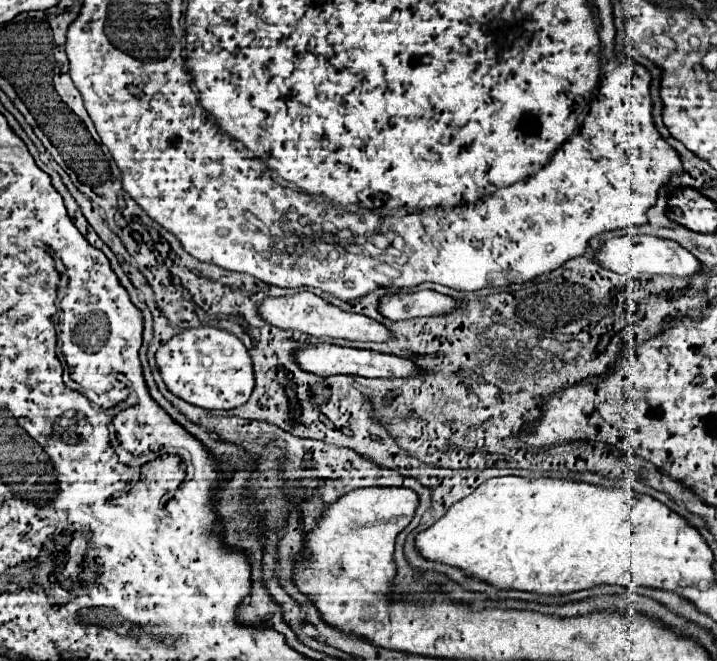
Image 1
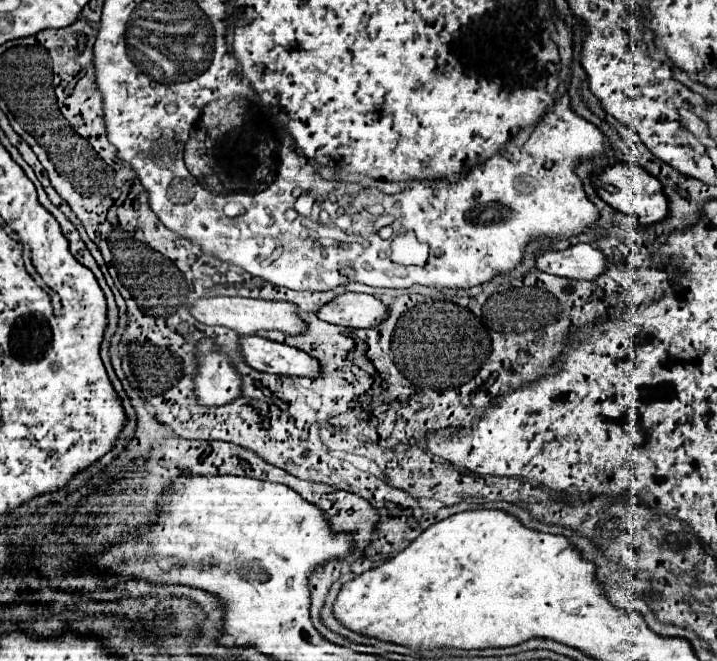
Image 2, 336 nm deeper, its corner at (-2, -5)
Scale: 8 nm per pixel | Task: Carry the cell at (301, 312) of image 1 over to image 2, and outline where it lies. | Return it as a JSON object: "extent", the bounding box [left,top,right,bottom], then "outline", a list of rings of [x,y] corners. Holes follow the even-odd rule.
{"extent":[189,297,305,335],"outline":[[[203,297],[197,299],[191,307],[189,313],[205,325],[225,325],[239,335],[253,335],[261,329],[277,329],[287,335],[297,335],[305,331],[305,323],[297,315],[297,307],[291,303],[277,303],[277,301],[261,301],[261,299],[241,299],[241,297]]]}

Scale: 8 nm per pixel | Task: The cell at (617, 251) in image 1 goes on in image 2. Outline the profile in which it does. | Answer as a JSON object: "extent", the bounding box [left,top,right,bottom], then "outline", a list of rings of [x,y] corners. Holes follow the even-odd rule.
{"extent":[535,243,605,279],"outline":[[[577,243],[563,251],[541,251],[535,255],[535,265],[543,273],[567,279],[597,279],[605,269],[605,257],[589,243]]]}

